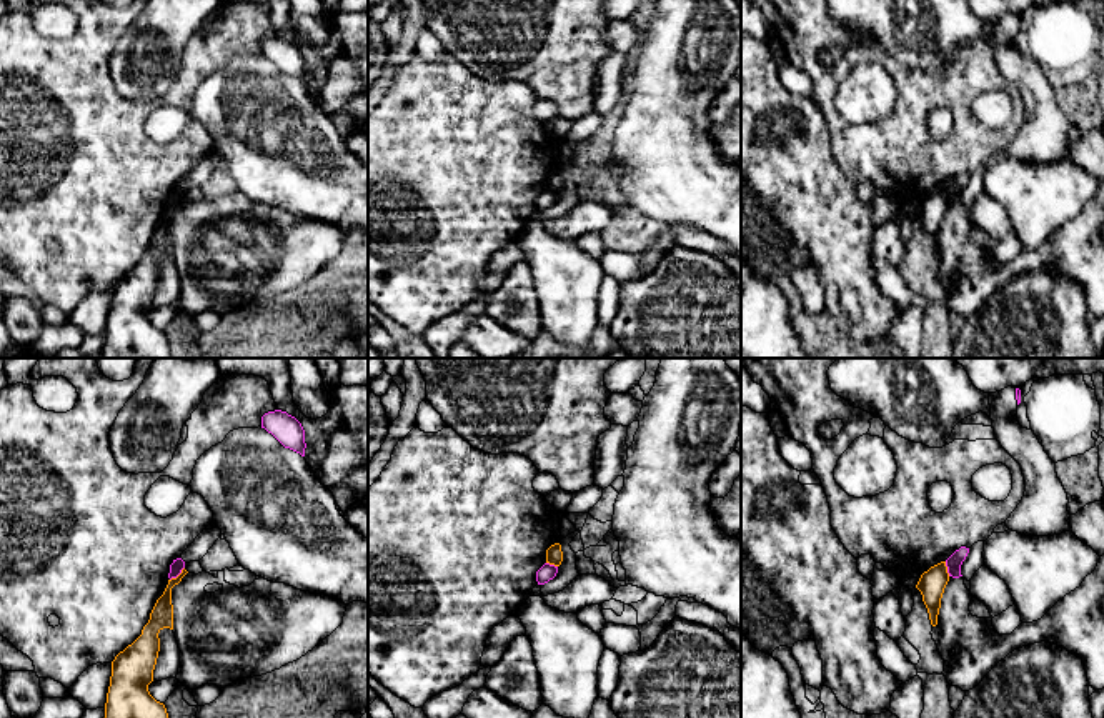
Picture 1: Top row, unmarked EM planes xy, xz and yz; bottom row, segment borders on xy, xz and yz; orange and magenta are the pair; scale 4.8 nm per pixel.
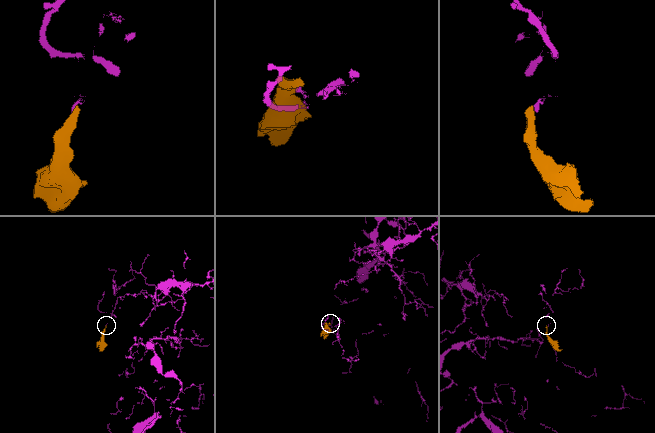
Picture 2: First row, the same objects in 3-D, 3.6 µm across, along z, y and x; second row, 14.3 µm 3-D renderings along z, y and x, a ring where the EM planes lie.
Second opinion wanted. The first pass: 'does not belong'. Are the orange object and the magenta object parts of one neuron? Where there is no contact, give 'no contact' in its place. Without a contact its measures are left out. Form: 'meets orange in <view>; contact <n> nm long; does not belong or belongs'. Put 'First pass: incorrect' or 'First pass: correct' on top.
First pass: correct
meets orange in xy; contact 100 nm long; does not belong

